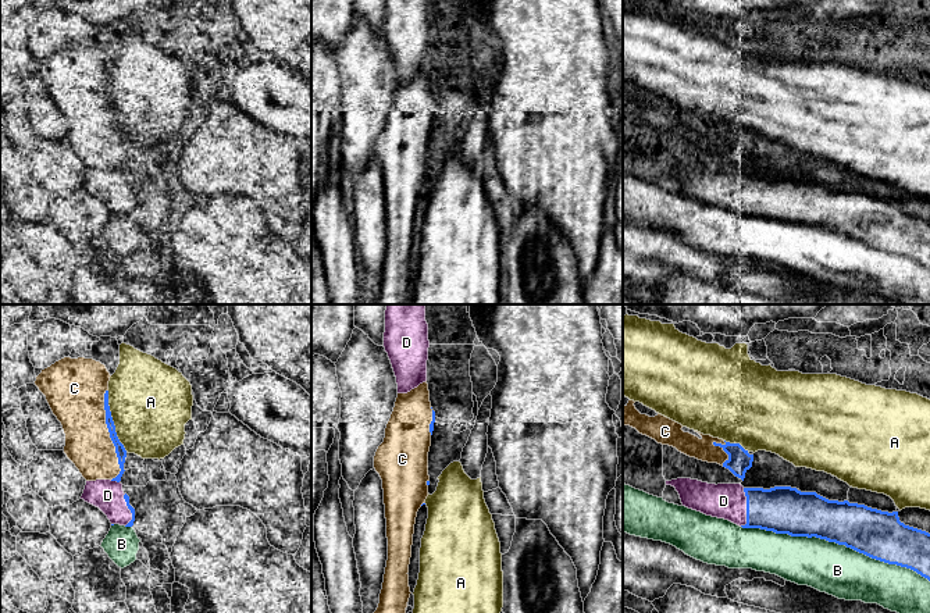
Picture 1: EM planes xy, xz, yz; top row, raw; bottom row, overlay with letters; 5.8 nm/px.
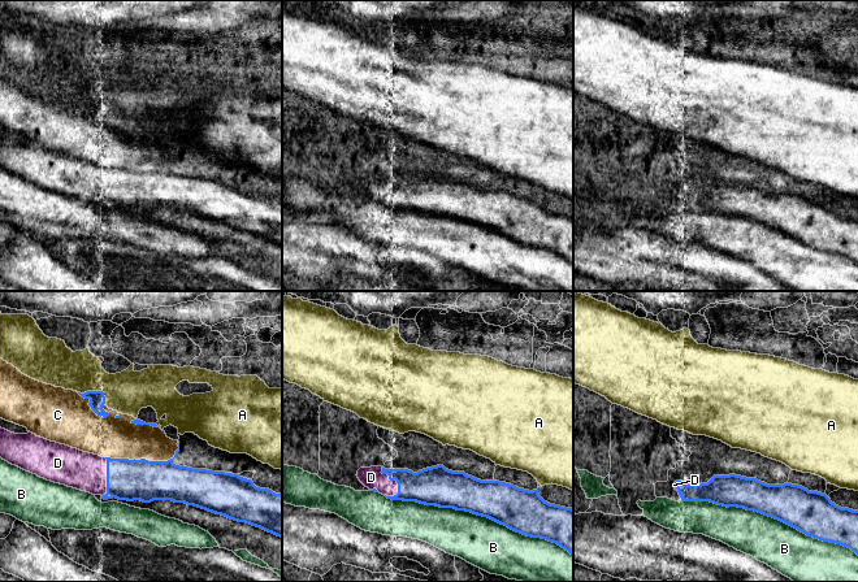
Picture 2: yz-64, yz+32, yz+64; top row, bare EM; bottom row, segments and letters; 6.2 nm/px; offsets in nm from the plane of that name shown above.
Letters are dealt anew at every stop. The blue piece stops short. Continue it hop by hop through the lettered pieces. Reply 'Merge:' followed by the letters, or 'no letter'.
Merge: D

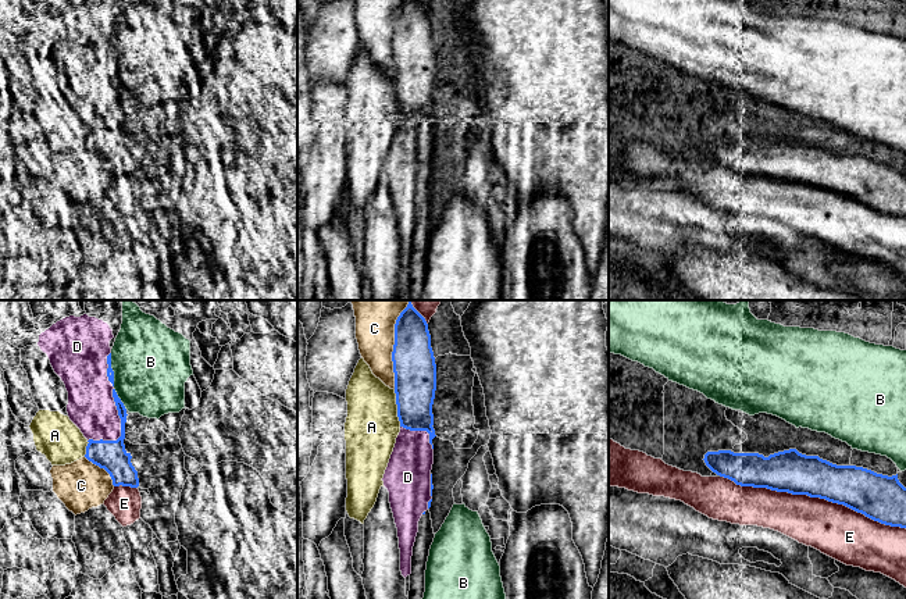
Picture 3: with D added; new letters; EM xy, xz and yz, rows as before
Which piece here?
Merge: no letter

